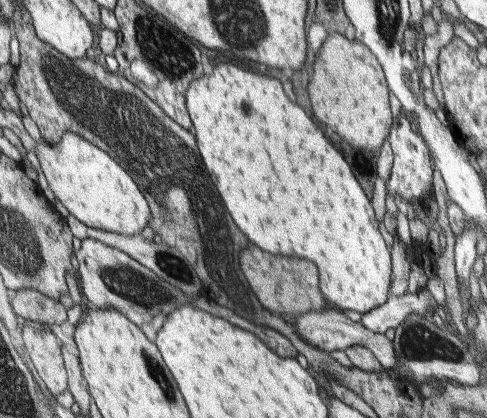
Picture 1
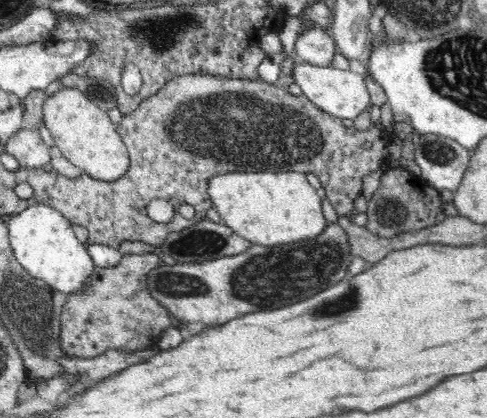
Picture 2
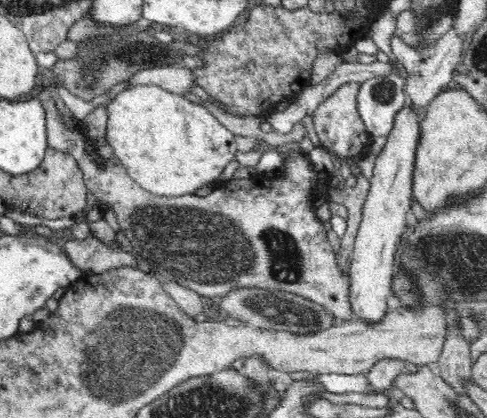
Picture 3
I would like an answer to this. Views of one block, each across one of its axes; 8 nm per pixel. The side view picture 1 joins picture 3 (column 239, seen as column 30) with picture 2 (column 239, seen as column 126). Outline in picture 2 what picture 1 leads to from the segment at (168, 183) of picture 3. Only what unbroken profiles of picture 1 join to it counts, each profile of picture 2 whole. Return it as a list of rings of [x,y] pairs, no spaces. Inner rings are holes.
[[[226,172],[208,180],[208,196],[222,216],[222,222],[236,234],[250,240],[252,246],[278,246],[316,238],[326,230],[322,198],[298,172]]]

